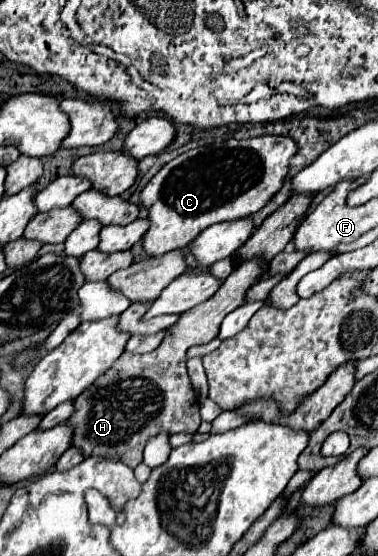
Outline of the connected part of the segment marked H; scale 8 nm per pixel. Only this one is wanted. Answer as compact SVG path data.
M246 261L238 265L220 289L202 305L182 313L174 325L164 331L162 343L144 355L120 355L120 359L88 387L74 401L74 413L68 423L72 425L72 447L84 457L118 455L128 467L142 463L142 451L148 439L160 433L196 433L200 425L198 399L192 391L186 373L186 351L192 345L202 345L218 335L222 319L242 305L244 293L252 281L260 277L260 265Z

